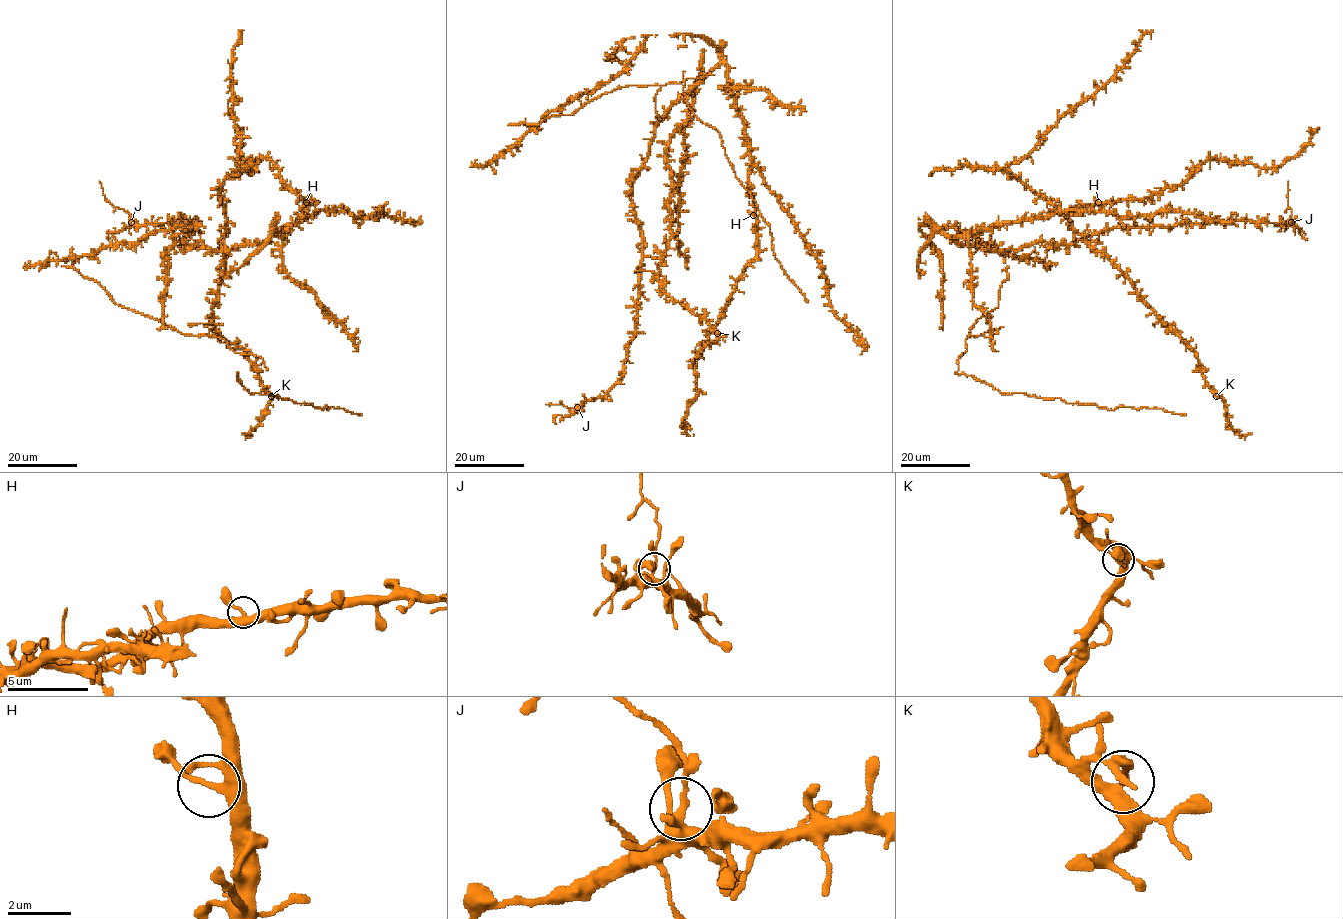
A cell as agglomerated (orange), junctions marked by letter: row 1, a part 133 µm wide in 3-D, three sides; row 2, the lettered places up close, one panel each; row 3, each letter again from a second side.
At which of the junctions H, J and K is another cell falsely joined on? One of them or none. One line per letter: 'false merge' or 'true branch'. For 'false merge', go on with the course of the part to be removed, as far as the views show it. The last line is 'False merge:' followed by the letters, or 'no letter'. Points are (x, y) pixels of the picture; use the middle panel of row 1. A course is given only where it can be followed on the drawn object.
H: true branch
J: false merge | (578, 407), (546, 404)
K: true branch
False merge: J

